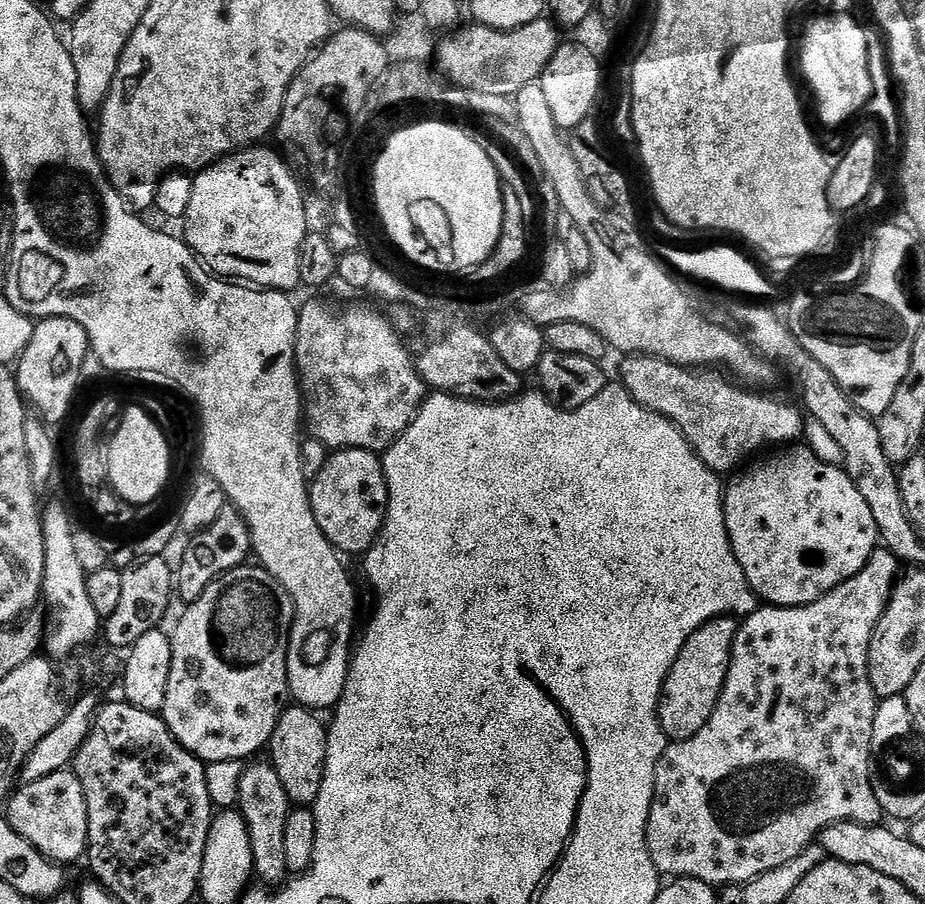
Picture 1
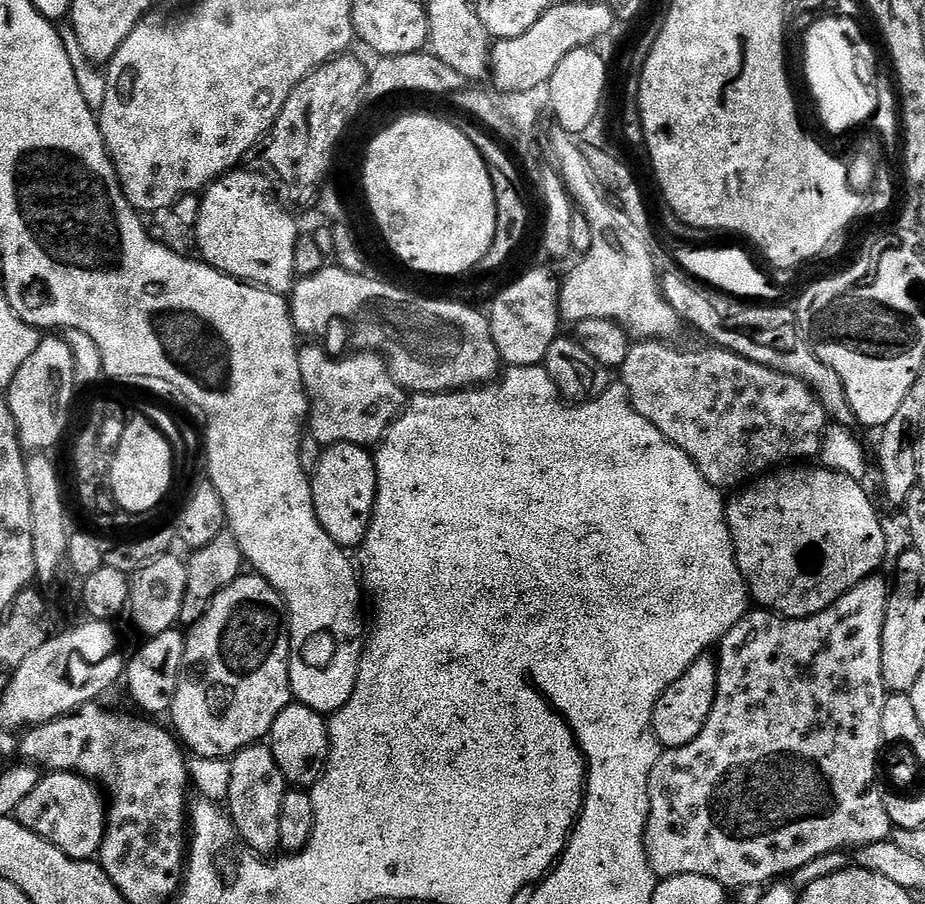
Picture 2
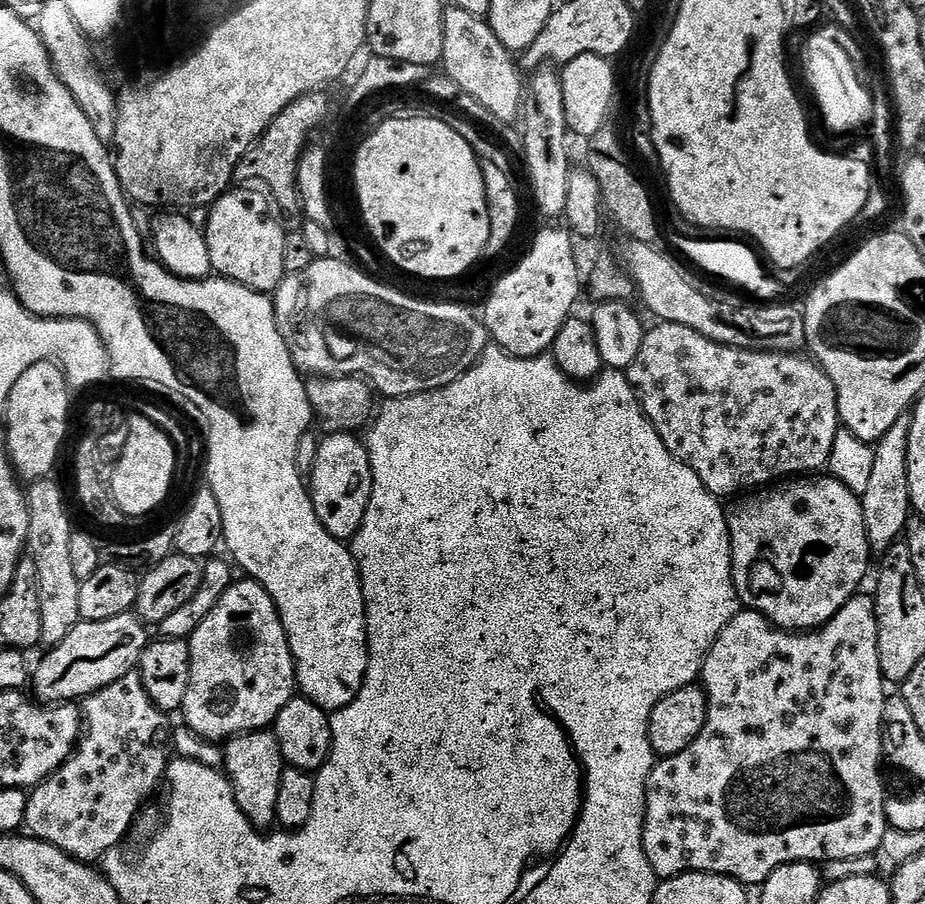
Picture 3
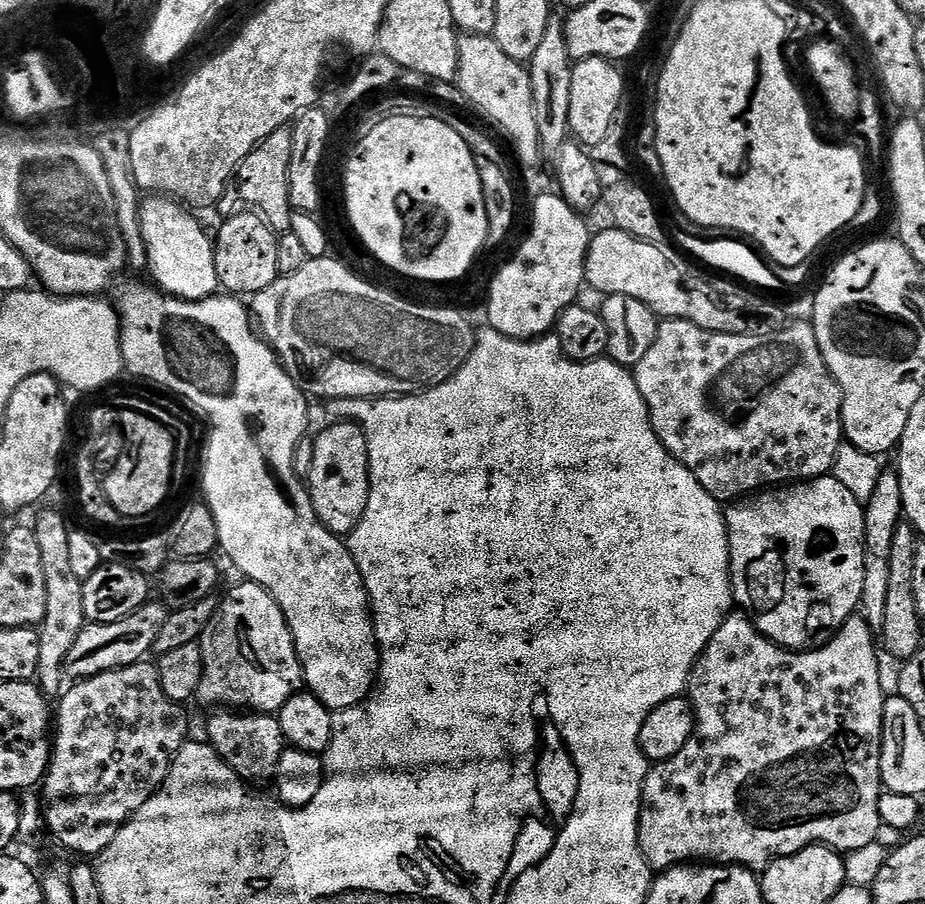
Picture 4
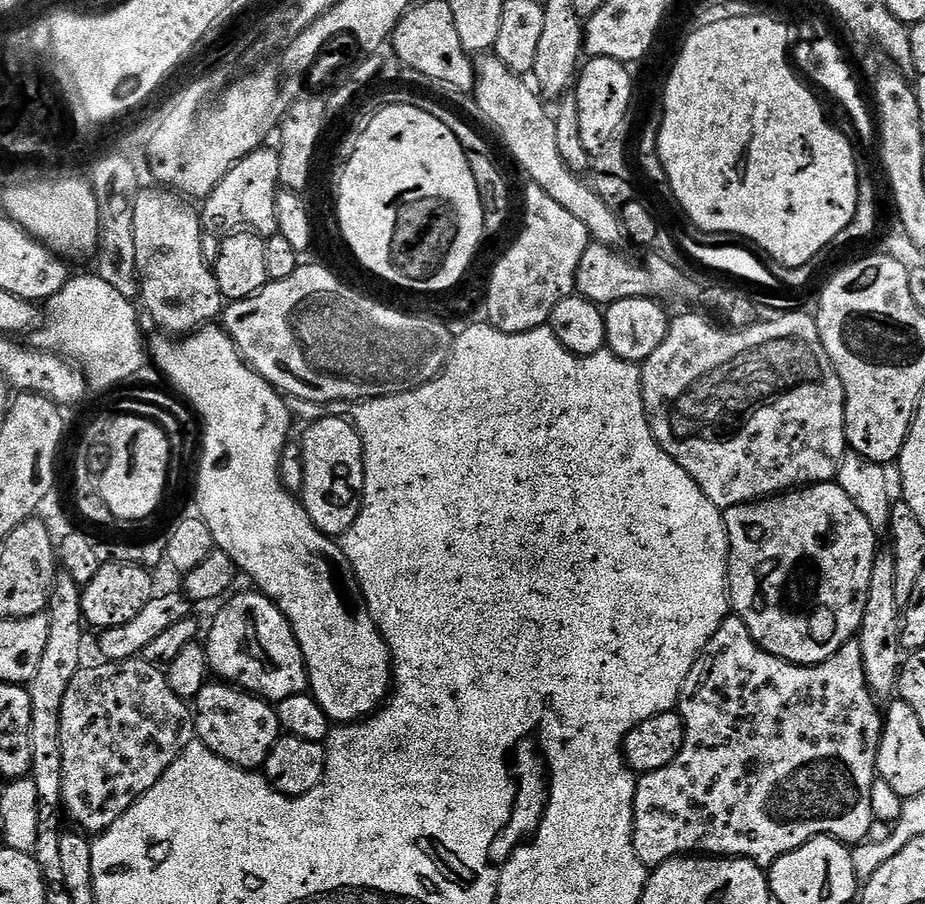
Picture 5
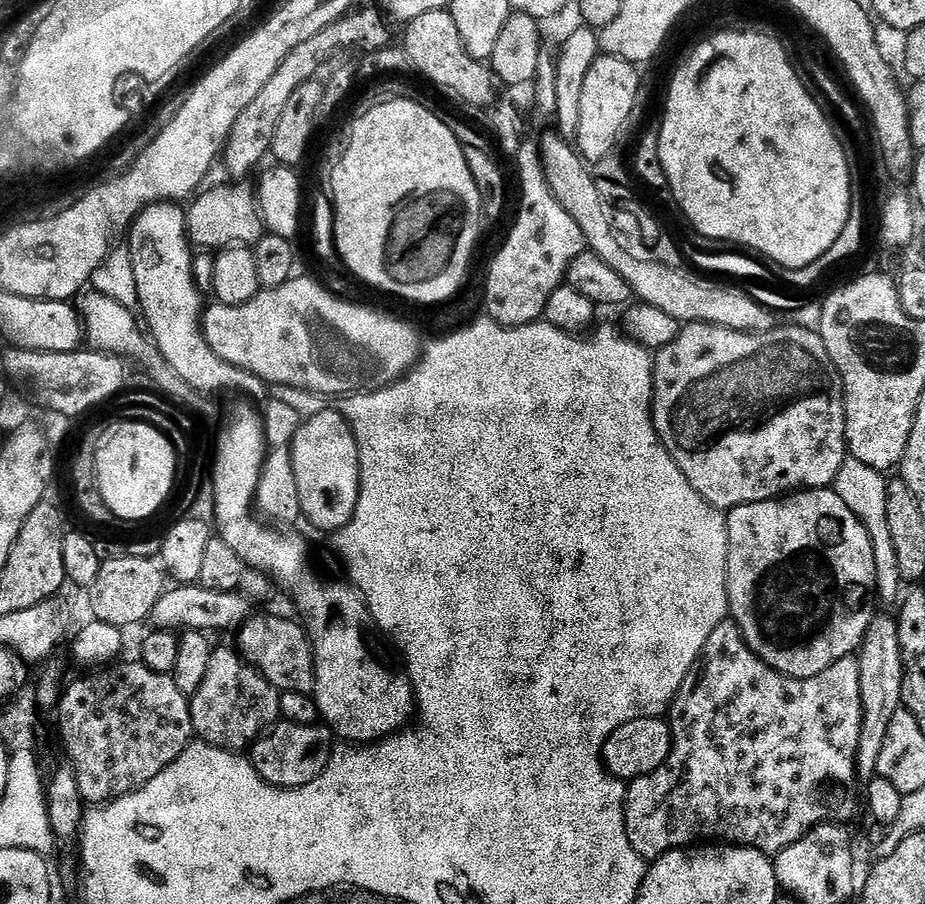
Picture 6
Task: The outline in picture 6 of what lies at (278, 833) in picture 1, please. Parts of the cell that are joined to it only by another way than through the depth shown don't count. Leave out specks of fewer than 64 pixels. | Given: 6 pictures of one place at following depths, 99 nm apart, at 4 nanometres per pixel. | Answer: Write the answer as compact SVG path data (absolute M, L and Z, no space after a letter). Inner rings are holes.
M217 647L210 654L210 667L206 670L206 682L198 686L198 690L190 697L190 714L192 715L193 733L203 743L221 748L227 752L244 754L252 745L276 727L281 719L280 714L280 689L276 688L257 669L250 667L239 651Z

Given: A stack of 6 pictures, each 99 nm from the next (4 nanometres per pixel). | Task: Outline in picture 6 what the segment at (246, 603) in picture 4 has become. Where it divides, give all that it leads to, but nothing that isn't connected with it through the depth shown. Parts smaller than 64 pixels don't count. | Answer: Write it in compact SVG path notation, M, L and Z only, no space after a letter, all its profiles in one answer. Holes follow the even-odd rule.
M249 615L238 628L238 651L250 667L257 668L281 692L311 693L316 681L312 644L308 641L307 632L293 620L283 620L280 616Z

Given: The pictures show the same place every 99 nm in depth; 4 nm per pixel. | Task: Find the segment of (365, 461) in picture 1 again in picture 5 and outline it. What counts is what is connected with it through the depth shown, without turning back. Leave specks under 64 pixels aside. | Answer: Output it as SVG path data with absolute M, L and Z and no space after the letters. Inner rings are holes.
M325 415L313 419L307 428L308 433L302 439L302 503L318 530L330 537L339 538L358 518L364 494L364 447L360 431L351 419Z

